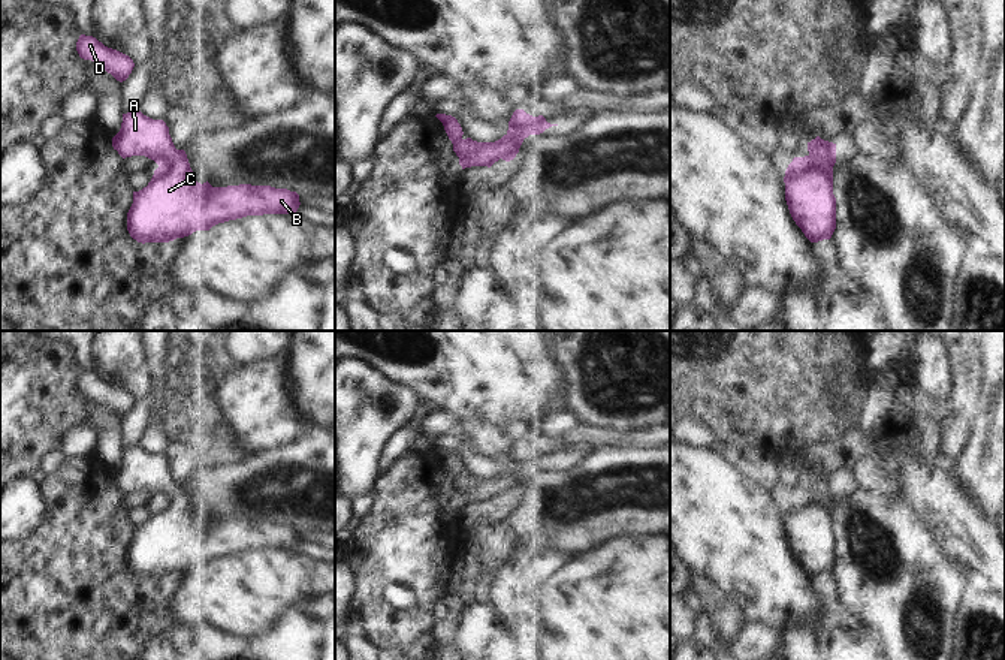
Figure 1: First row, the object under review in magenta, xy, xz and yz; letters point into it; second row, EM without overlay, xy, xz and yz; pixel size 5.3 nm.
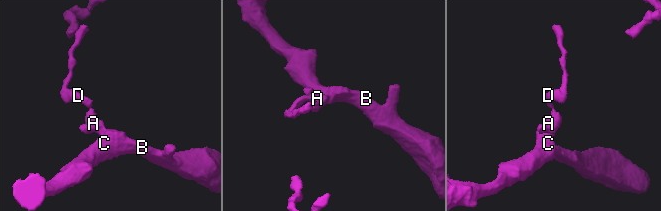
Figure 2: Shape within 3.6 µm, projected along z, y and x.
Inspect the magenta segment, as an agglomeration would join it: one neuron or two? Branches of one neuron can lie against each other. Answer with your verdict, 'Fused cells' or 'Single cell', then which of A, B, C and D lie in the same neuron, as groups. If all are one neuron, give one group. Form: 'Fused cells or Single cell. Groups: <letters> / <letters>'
Single cell. Groups: A B C D

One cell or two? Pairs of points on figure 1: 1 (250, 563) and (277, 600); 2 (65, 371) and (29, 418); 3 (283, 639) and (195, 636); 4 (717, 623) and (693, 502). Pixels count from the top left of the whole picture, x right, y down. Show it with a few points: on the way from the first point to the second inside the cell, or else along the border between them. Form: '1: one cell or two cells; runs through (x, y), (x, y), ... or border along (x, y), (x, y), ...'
1: one cell; runs through (250, 572), (268, 591)
2: one cell; runs through (53, 383), (50, 392), (36, 406)
3: one cell; runs through (260, 644), (217, 644)
4: two cells; border along (724, 594), (736, 603), (747, 620)

